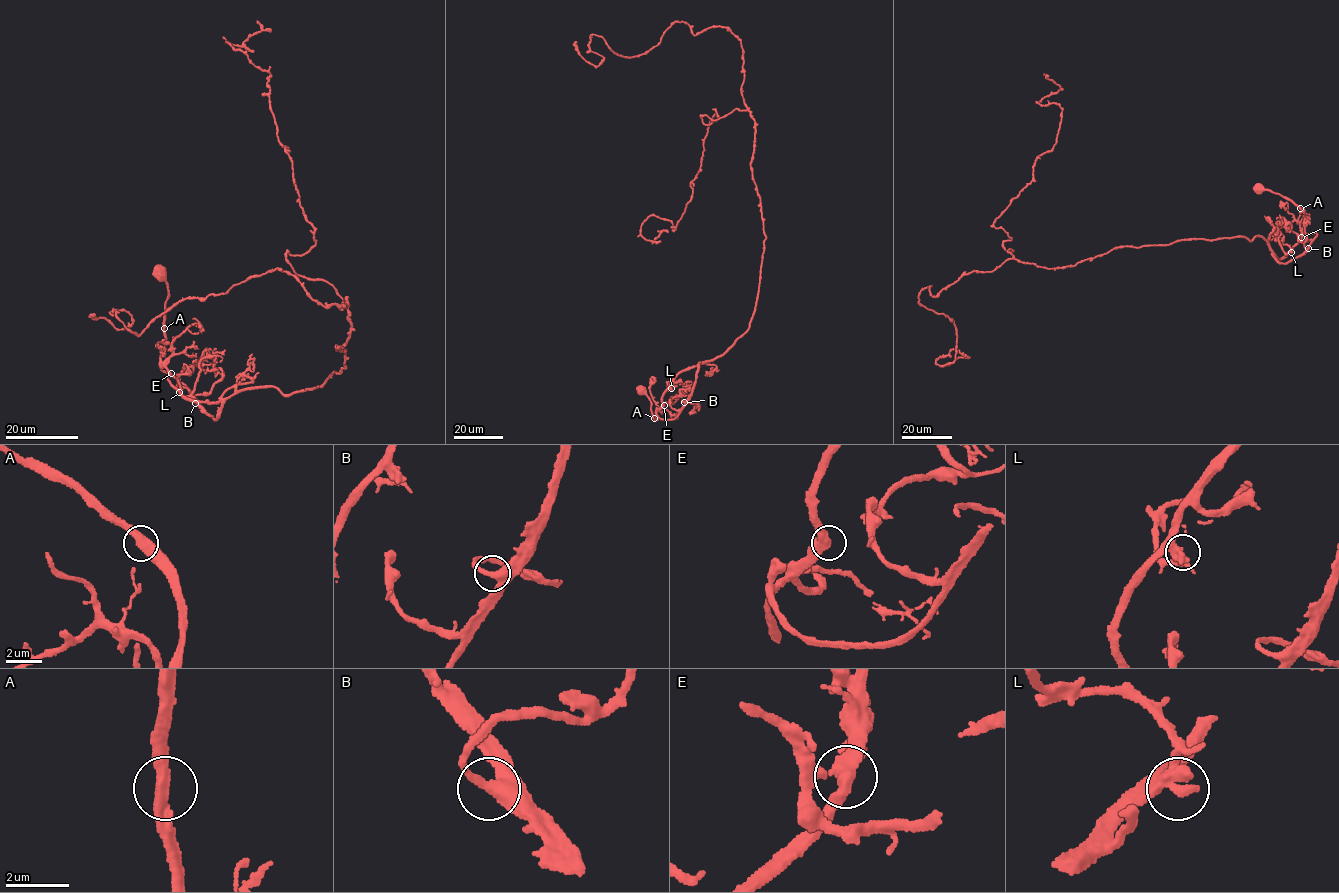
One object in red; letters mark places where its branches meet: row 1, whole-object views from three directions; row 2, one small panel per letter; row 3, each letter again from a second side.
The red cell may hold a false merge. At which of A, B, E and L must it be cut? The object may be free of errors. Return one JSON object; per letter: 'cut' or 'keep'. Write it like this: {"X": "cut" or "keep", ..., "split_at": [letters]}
{"A": "cut", "B": "keep", "E": "keep", "L": "keep", "split_at": ["A"]}

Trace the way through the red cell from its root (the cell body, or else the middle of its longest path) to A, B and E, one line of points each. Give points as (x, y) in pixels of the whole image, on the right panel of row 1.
A: (1256, 188), (1286, 197), (1300, 209)
B: (1256, 188), (1286, 197), (1303, 212), (1306, 220), (1304, 232), (1317, 235), (1308, 248)
E: (1256, 188), (1286, 197), (1300, 208), (1306, 220), (1301, 237)

